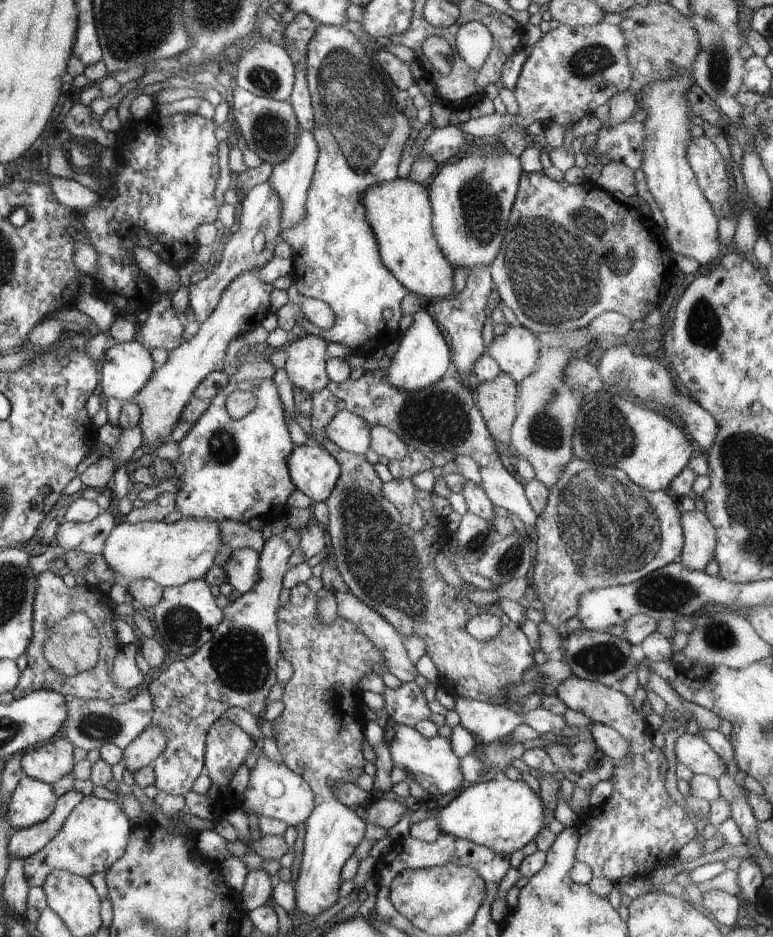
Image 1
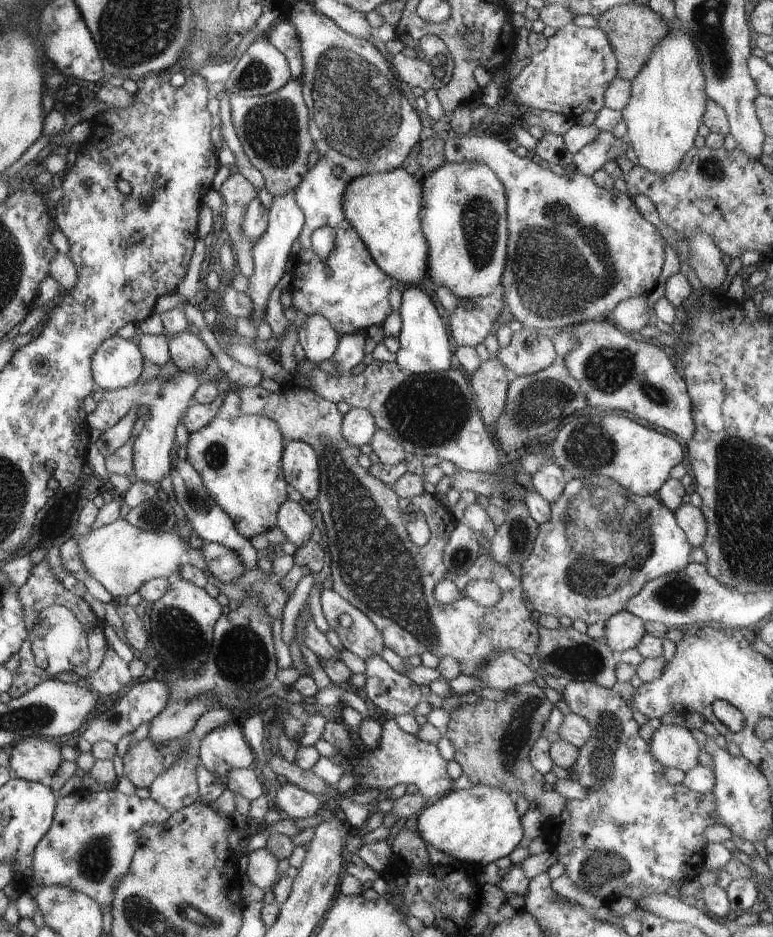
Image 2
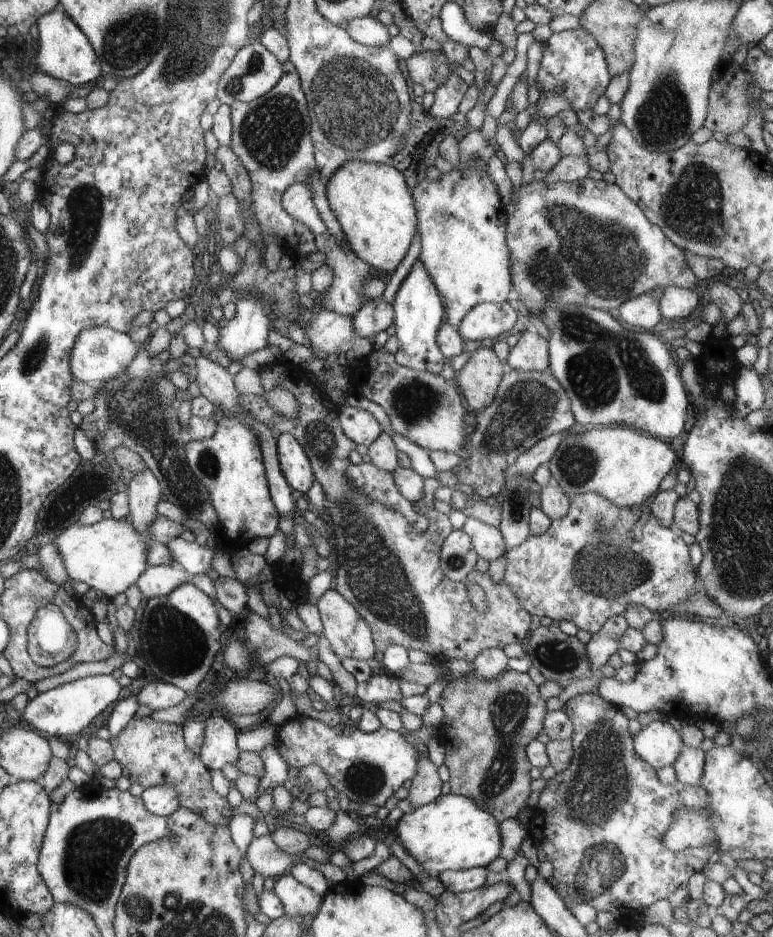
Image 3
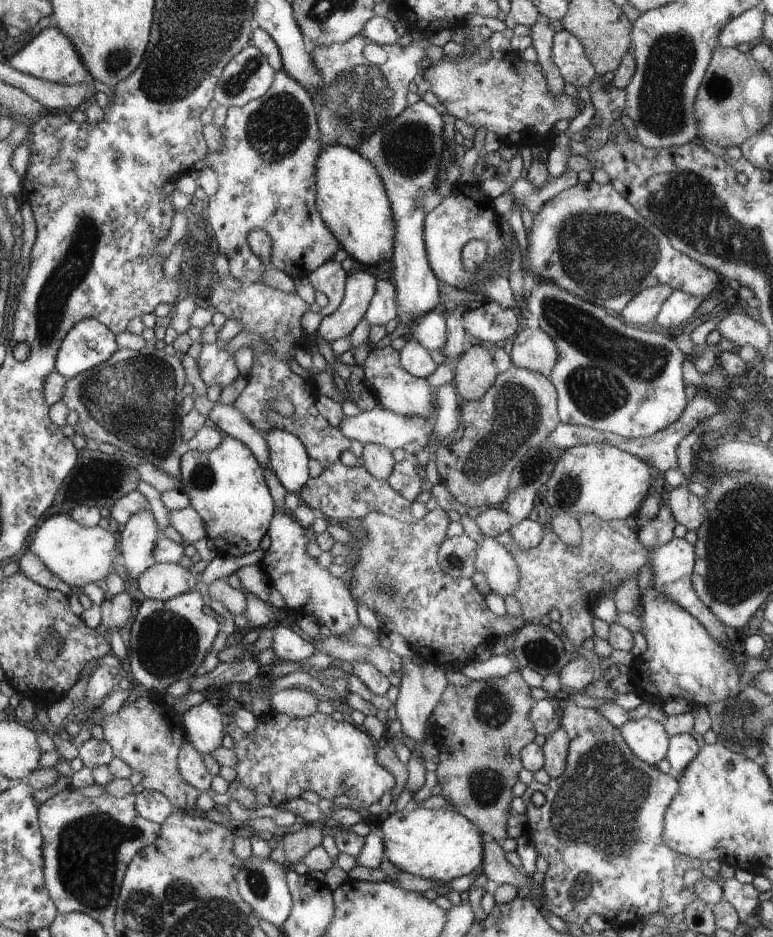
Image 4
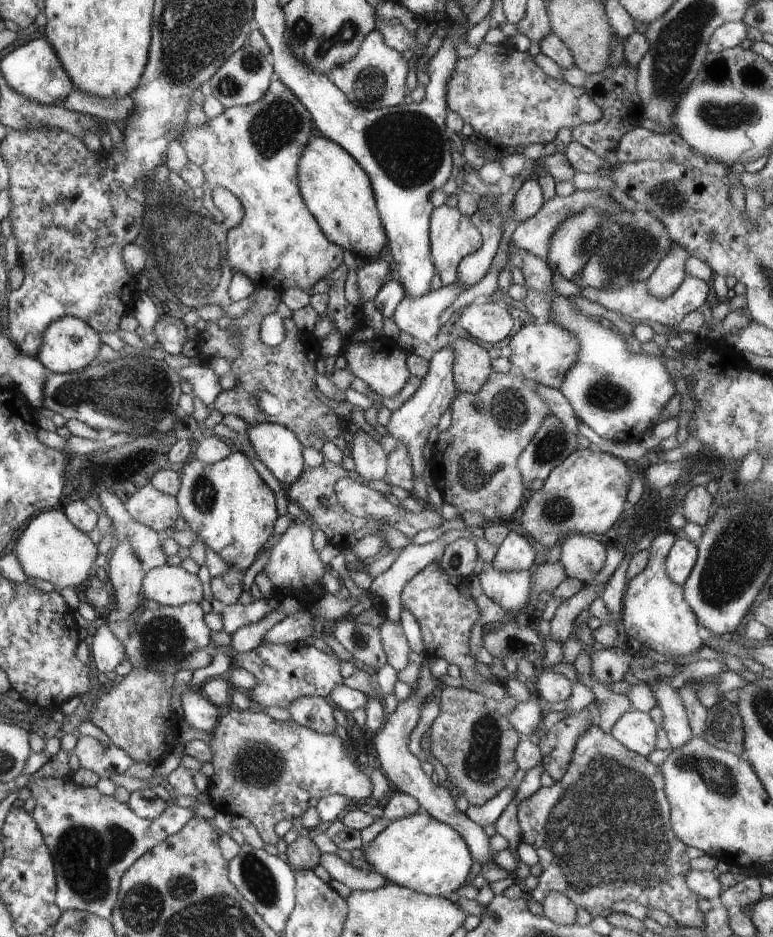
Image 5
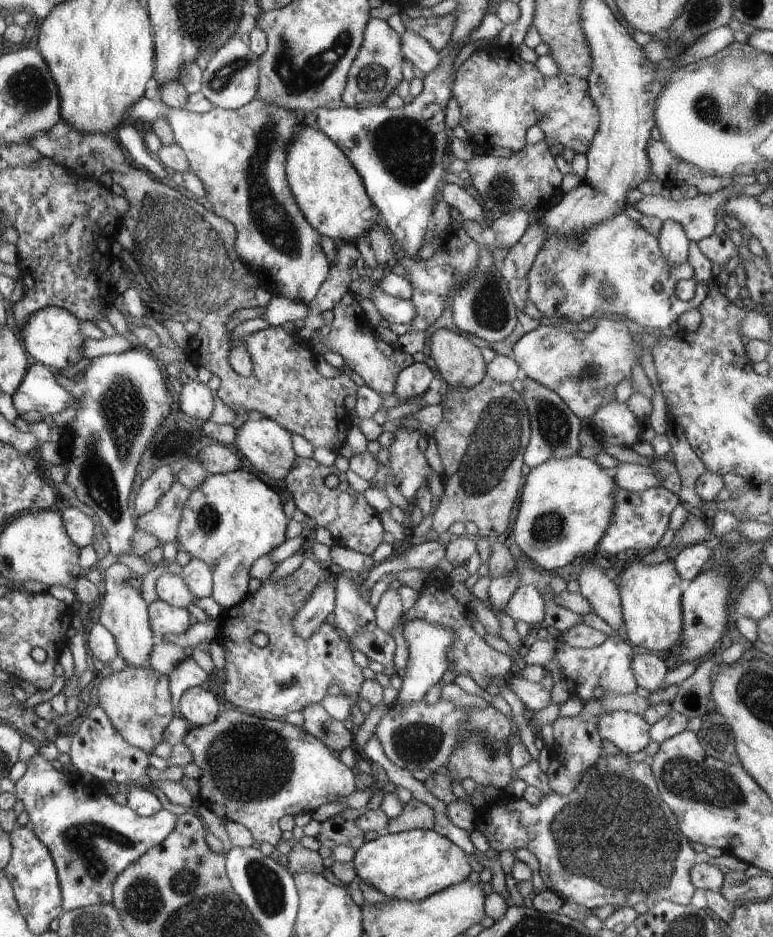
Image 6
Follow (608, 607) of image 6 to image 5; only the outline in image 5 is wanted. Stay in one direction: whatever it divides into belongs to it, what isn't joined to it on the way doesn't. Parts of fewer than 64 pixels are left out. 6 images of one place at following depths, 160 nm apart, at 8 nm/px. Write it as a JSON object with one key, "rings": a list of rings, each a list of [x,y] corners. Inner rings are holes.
{"rings":[[[570,533],[564,538],[559,563],[566,576],[583,584],[594,582],[606,562],[607,540],[582,533]]]}

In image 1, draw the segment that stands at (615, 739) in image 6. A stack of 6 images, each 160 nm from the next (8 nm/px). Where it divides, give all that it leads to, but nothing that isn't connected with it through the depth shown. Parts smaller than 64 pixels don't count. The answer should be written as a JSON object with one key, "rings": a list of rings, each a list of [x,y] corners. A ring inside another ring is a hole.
{"rings":[[[682,733],[675,740],[674,752],[677,762],[690,768],[694,775],[708,775],[717,780],[726,770],[721,756],[698,734]]]}

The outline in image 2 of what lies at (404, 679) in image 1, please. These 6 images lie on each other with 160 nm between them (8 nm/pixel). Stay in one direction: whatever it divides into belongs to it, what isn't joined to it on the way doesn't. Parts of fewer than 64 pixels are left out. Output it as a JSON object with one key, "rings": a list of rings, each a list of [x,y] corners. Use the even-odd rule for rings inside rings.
{"rings":[[[334,589],[322,591],[321,606],[329,630],[338,634],[343,648],[364,661],[380,655],[384,648],[383,634],[360,609],[353,607]]]}

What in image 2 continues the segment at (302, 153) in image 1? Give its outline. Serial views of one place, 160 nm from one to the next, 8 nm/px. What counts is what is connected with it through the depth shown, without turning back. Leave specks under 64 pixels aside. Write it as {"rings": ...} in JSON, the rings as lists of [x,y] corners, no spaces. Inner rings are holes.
{"rings":[[[295,190],[281,197],[274,197],[269,211],[269,223],[264,234],[253,244],[254,273],[248,278],[248,288],[244,291],[253,301],[253,313],[249,316],[255,325],[265,321],[268,298],[278,281],[286,274],[286,262],[291,255],[292,244],[298,239],[305,223],[305,216],[295,199]]]}

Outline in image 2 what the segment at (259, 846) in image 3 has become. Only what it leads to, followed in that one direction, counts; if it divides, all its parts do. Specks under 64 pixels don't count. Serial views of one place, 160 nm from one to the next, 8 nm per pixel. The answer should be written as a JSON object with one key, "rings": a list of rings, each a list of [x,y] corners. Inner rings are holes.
{"rings":[[[263,847],[249,853],[247,868],[244,875],[250,878],[252,884],[265,892],[272,890],[278,880],[279,858],[268,848]]]}

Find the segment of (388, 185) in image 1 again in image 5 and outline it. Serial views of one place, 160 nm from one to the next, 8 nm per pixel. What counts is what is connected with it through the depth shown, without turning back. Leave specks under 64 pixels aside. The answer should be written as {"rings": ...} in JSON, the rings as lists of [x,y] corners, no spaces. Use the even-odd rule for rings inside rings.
{"rings":[[[316,133],[302,156],[302,168],[297,168],[297,180],[302,180],[302,196],[310,204],[310,212],[318,216],[318,224],[326,228],[326,236],[334,244],[355,253],[357,257],[378,257],[388,237],[381,223],[372,181],[357,159],[337,142]]]}

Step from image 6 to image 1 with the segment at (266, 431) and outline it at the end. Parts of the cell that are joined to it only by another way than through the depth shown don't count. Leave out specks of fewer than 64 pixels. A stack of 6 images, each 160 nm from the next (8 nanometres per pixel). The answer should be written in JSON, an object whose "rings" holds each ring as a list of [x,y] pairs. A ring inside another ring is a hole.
{"rings":[[[298,445],[288,458],[289,475],[298,490],[313,502],[322,502],[330,496],[341,475],[337,459],[321,445]]]}

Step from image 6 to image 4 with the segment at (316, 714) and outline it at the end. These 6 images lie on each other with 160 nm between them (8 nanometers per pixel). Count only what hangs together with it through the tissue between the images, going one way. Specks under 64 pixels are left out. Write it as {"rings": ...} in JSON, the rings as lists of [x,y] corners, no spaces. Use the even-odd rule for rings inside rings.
{"rings":[[[298,687],[276,692],[270,702],[272,702],[272,710],[299,719],[314,715],[318,712],[316,707],[319,704],[310,690],[300,690]]]}

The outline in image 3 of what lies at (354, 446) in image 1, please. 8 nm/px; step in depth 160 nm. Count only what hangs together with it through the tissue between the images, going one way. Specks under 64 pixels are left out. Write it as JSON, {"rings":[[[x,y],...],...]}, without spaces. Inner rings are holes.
{"rings":[[[352,406],[340,407],[340,425],[346,437],[349,437],[356,445],[370,444],[380,436],[380,424],[369,411]]]}

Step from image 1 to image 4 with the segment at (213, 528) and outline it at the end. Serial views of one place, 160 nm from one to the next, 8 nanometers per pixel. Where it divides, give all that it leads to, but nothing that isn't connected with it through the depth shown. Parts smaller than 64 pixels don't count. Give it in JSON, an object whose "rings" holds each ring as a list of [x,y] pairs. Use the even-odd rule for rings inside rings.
{"rings":[[[67,514],[50,516],[37,528],[30,544],[27,544],[27,550],[33,555],[38,555],[54,576],[69,584],[74,590],[81,591],[82,586],[86,586],[88,582],[103,585],[106,574],[112,570],[116,572],[116,566],[123,565],[114,535],[116,534],[112,534],[112,530],[104,530],[99,525],[86,527],[78,524]]]}

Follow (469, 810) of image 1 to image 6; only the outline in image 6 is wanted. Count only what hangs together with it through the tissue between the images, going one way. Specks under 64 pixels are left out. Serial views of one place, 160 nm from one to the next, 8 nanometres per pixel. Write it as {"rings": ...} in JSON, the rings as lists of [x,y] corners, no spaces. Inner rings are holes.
{"rings":[[[412,829],[400,831],[399,833],[386,833],[375,840],[365,842],[354,854],[354,874],[366,884],[379,890],[384,896],[390,899],[403,901],[420,902],[434,893],[451,887],[457,882],[468,879],[472,872],[470,862],[462,848],[452,843],[448,838],[437,834],[434,829],[422,830]]]}

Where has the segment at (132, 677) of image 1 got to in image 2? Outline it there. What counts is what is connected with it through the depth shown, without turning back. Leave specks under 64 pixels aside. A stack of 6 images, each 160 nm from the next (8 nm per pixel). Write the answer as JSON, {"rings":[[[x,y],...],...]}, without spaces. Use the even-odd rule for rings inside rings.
{"rings":[[[111,645],[107,646],[106,658],[103,658],[102,664],[85,676],[85,682],[101,695],[116,694],[128,686],[130,680],[132,676],[128,663],[118,656]]]}

